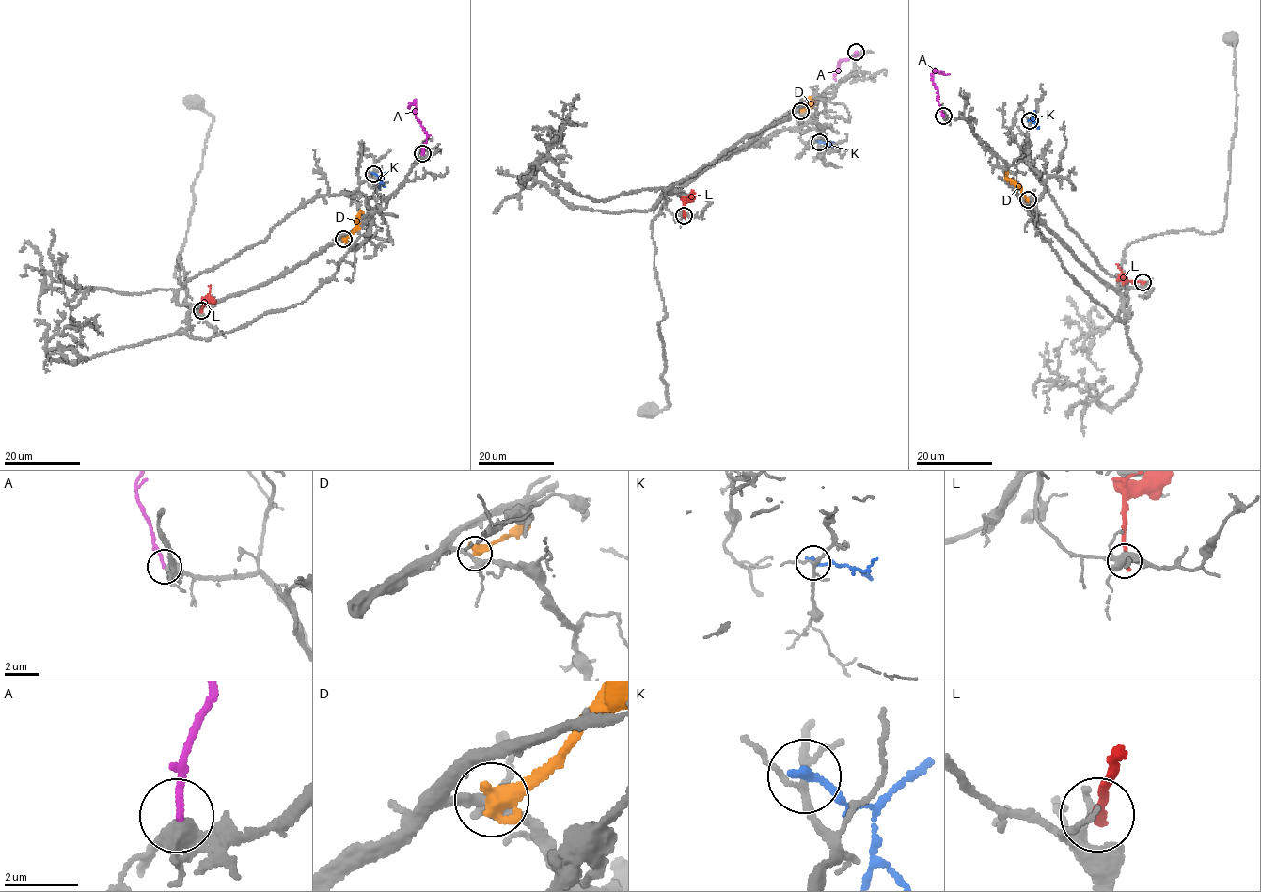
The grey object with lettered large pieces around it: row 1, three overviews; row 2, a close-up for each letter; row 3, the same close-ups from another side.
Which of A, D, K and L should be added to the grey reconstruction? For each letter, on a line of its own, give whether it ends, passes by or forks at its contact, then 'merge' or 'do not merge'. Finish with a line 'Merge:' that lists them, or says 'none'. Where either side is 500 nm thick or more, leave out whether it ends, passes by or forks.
A: it ends | merge
D: do not merge
K: it ends | do not merge
L: it ends | do not merge
Merge: A

